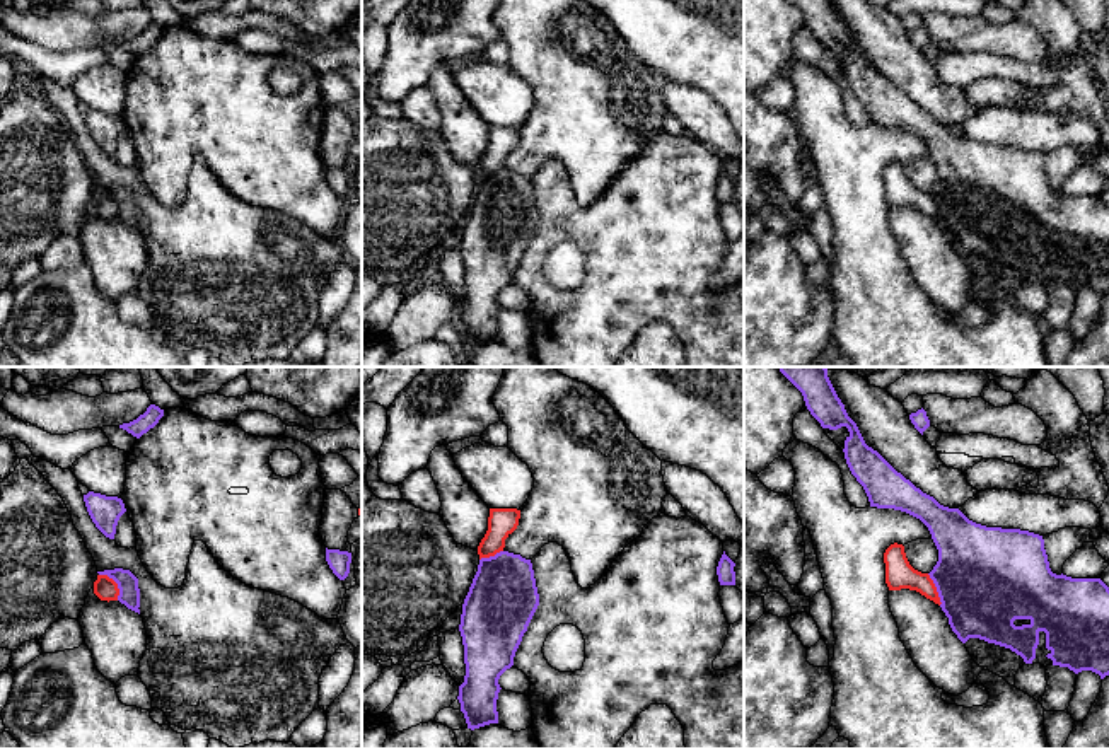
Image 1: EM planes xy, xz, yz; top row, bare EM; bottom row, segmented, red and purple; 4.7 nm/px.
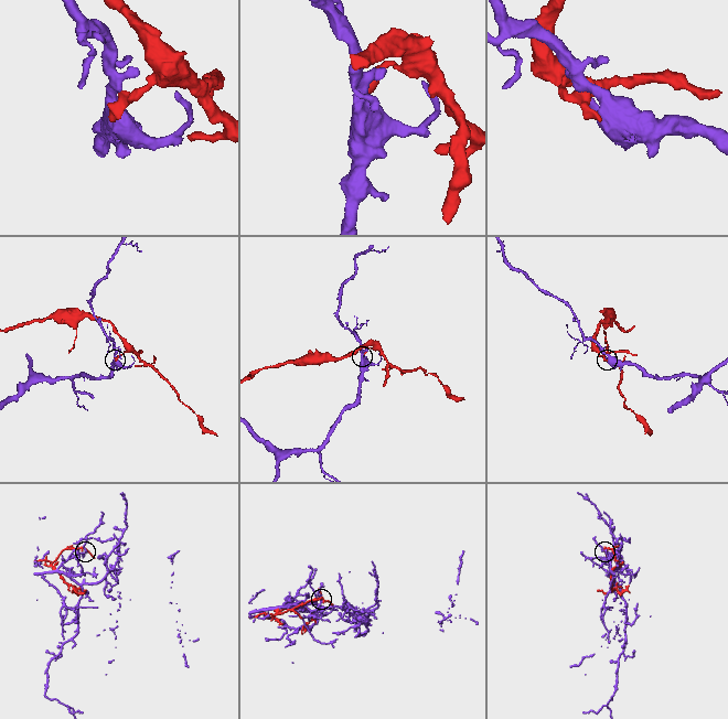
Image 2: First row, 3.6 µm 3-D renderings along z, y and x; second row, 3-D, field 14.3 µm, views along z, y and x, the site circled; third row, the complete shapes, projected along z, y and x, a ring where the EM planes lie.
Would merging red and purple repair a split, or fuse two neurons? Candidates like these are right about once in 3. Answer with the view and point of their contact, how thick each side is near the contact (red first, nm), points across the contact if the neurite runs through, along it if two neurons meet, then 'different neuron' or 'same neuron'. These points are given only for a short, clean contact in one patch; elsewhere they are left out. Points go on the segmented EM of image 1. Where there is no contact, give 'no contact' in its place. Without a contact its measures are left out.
contact xy (116, 584); calibres 110 and 100 nm; different neuron

